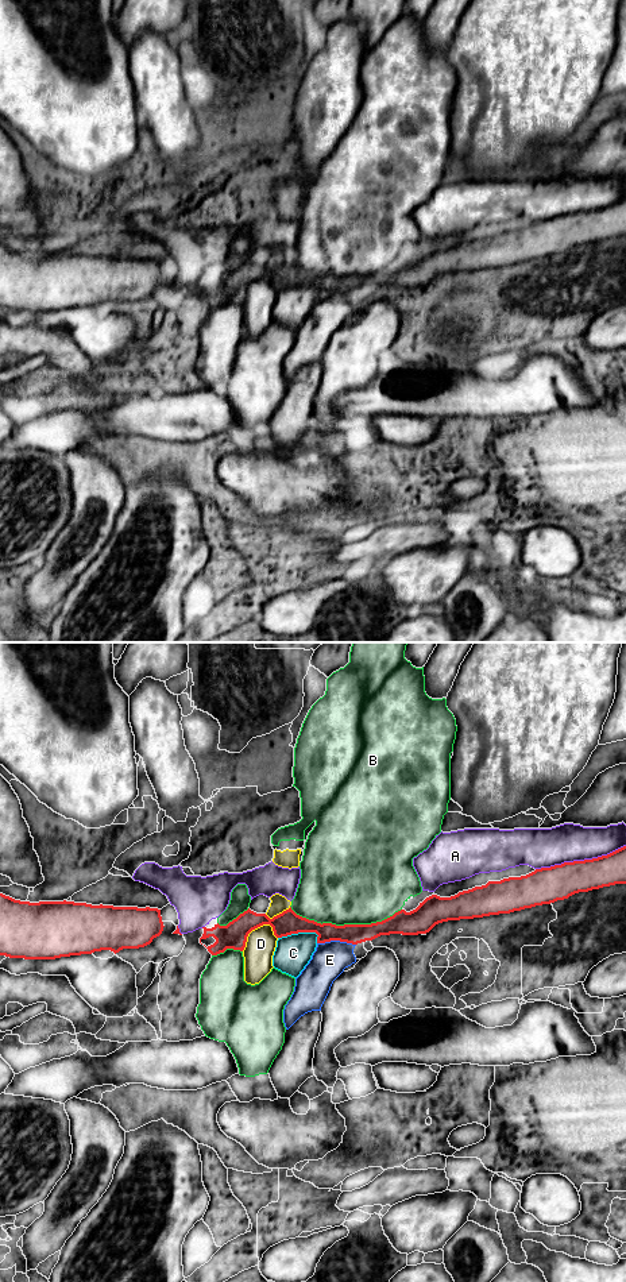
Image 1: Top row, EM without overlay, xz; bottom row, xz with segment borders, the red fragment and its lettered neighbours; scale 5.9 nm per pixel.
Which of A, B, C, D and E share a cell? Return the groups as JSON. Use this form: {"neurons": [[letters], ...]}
{"neurons": [["A"], ["B", "C", "D", "E"]]}

